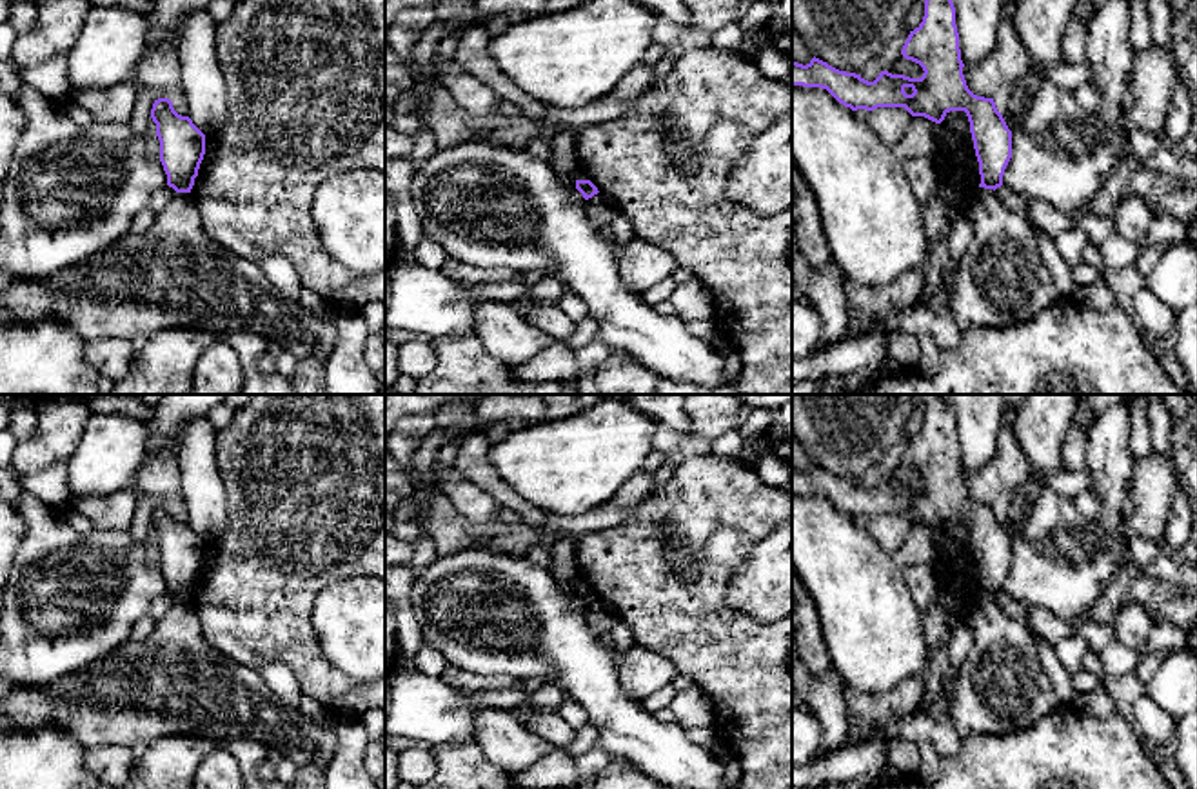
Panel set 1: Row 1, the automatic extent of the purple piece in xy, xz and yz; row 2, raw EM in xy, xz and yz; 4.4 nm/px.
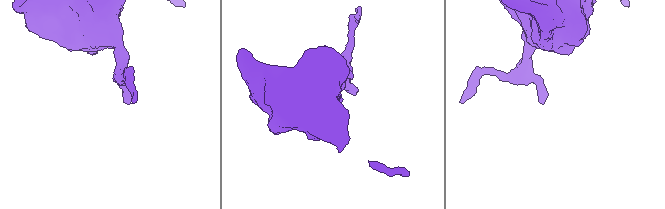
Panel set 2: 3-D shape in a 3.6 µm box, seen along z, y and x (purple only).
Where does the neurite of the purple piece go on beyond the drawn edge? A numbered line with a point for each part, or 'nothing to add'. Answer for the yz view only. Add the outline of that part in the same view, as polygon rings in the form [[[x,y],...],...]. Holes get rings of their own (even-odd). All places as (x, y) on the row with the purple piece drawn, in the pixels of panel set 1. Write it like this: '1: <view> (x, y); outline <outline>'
nothing to add

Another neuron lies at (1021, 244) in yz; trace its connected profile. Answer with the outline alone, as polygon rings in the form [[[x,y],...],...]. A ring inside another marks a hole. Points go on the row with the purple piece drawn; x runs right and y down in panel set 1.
[[[994,189],[972,196],[975,235],[957,264],[948,311],[966,329],[1008,327],[1061,300],[1028,218],[1008,209]]]

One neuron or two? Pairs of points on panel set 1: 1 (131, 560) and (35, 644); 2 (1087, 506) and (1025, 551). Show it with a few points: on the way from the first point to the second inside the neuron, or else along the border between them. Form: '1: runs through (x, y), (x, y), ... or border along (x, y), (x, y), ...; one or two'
1: runs through (108, 577), (59, 620); one
2: border along (1070, 499), (1083, 515), (1094, 520); two

